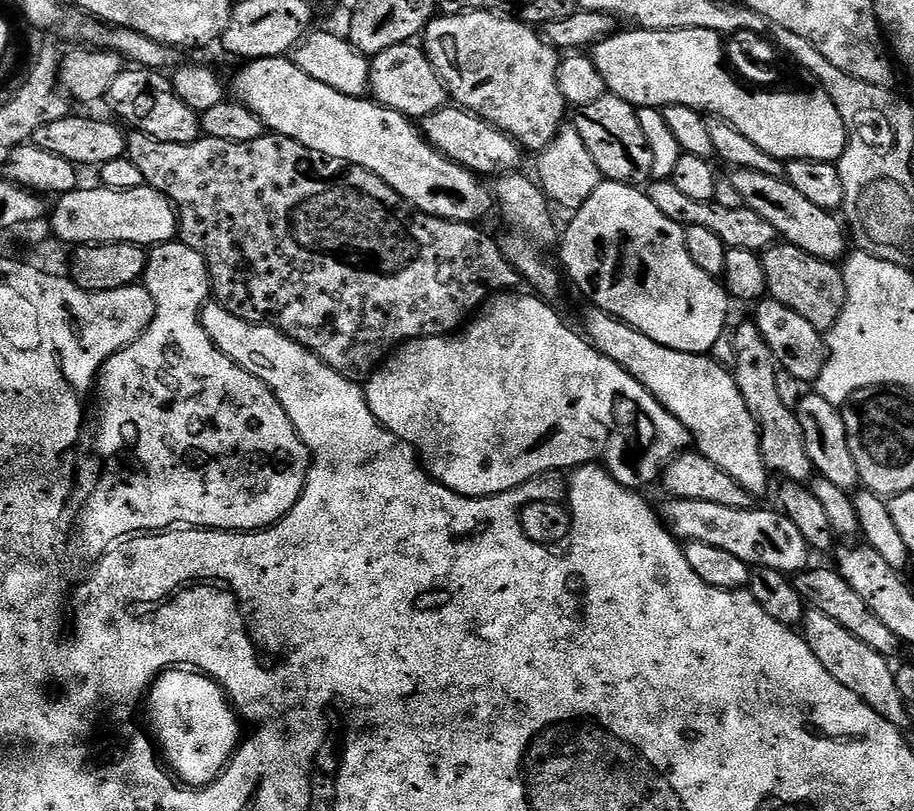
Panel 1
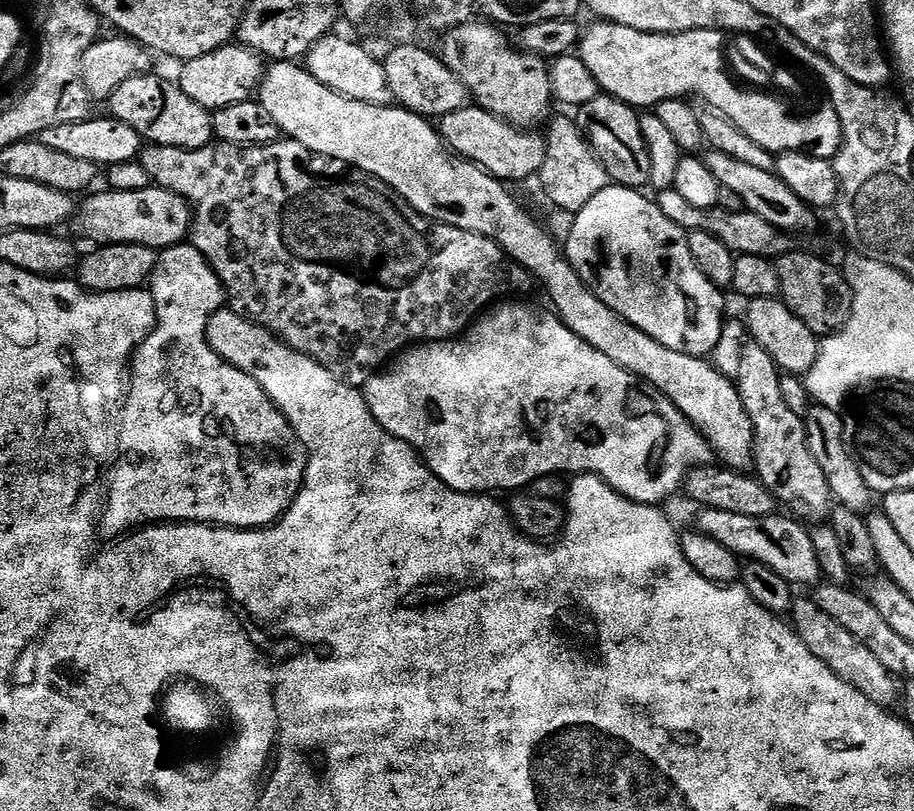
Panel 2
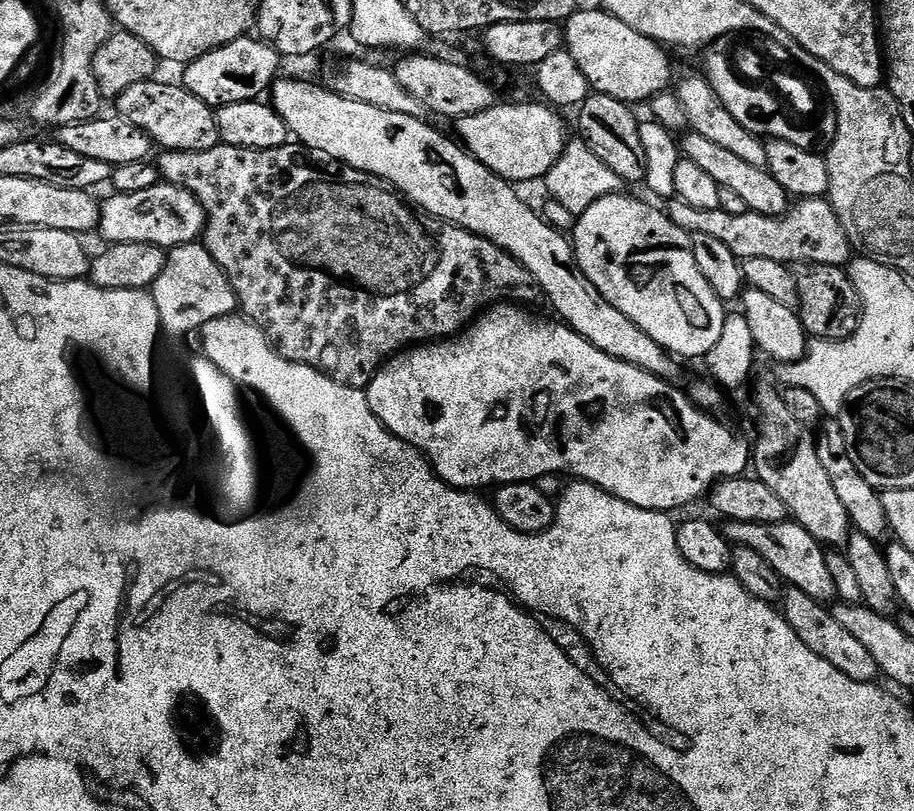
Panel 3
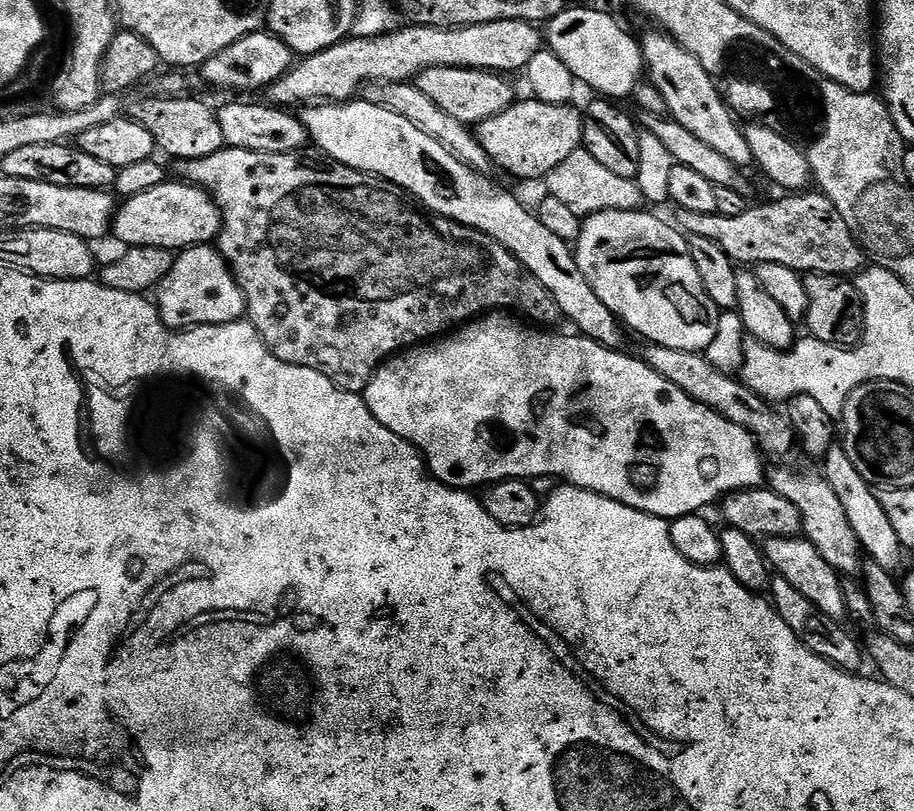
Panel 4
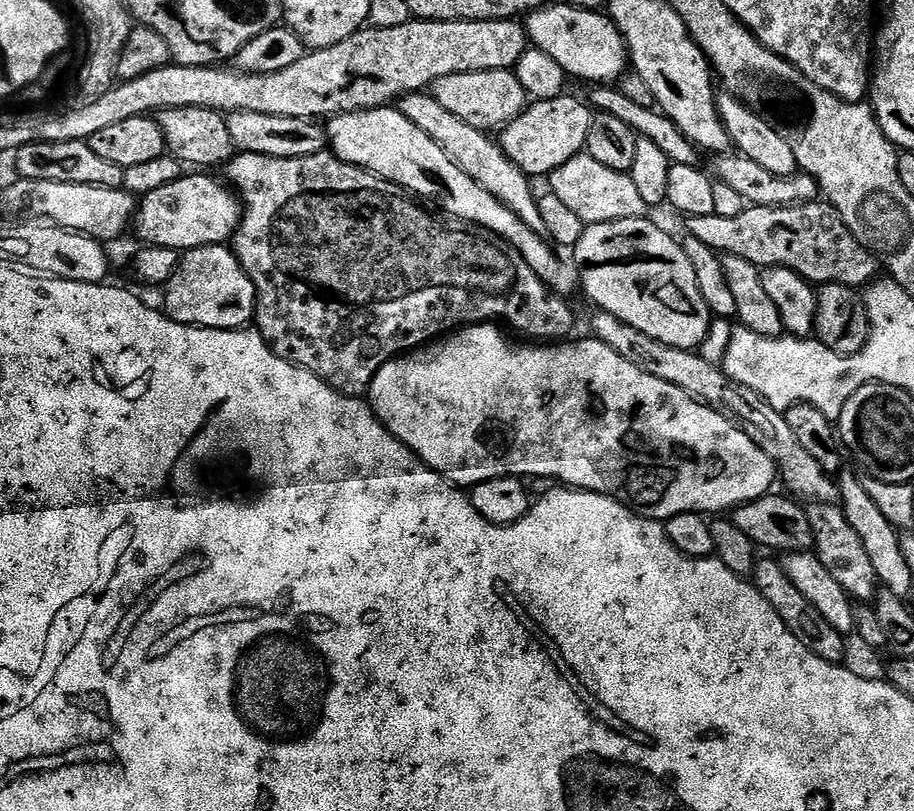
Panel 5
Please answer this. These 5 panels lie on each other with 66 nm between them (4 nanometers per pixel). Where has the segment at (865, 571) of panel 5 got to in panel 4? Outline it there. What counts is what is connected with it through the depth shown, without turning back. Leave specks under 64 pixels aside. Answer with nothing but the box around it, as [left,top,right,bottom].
[770,468,866,578]

